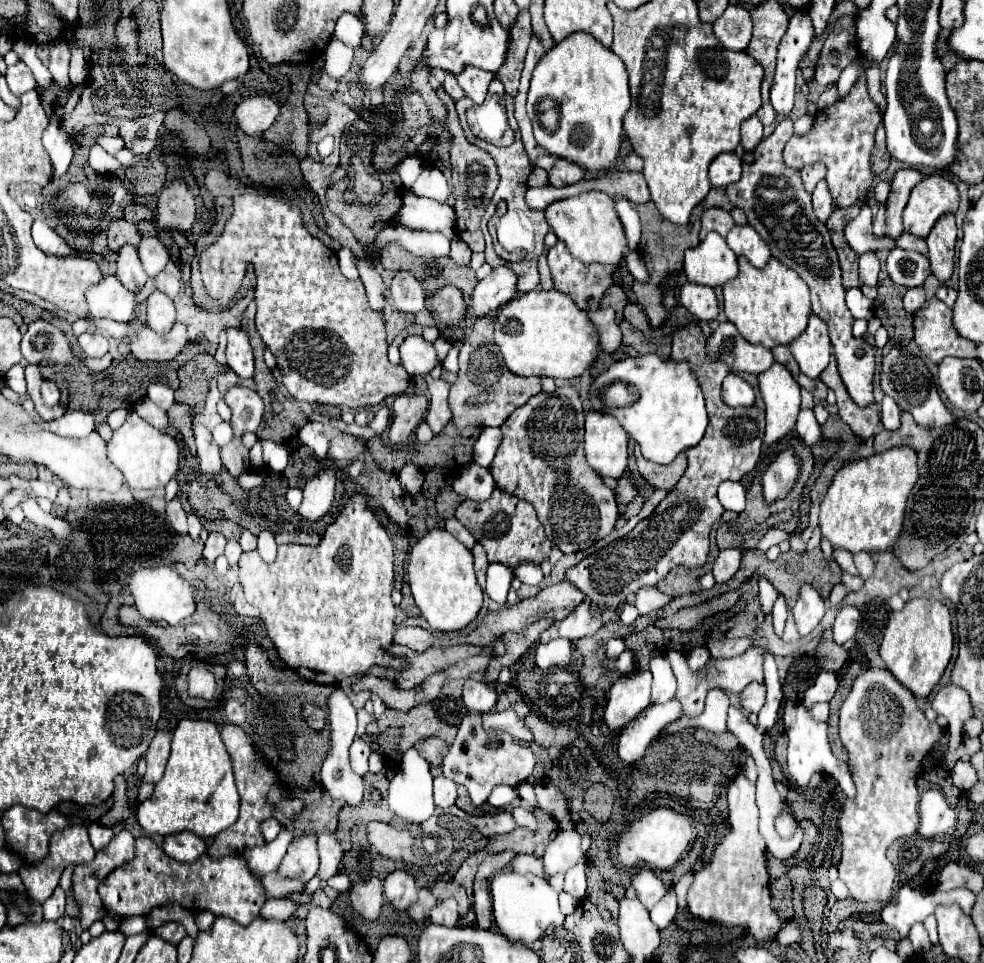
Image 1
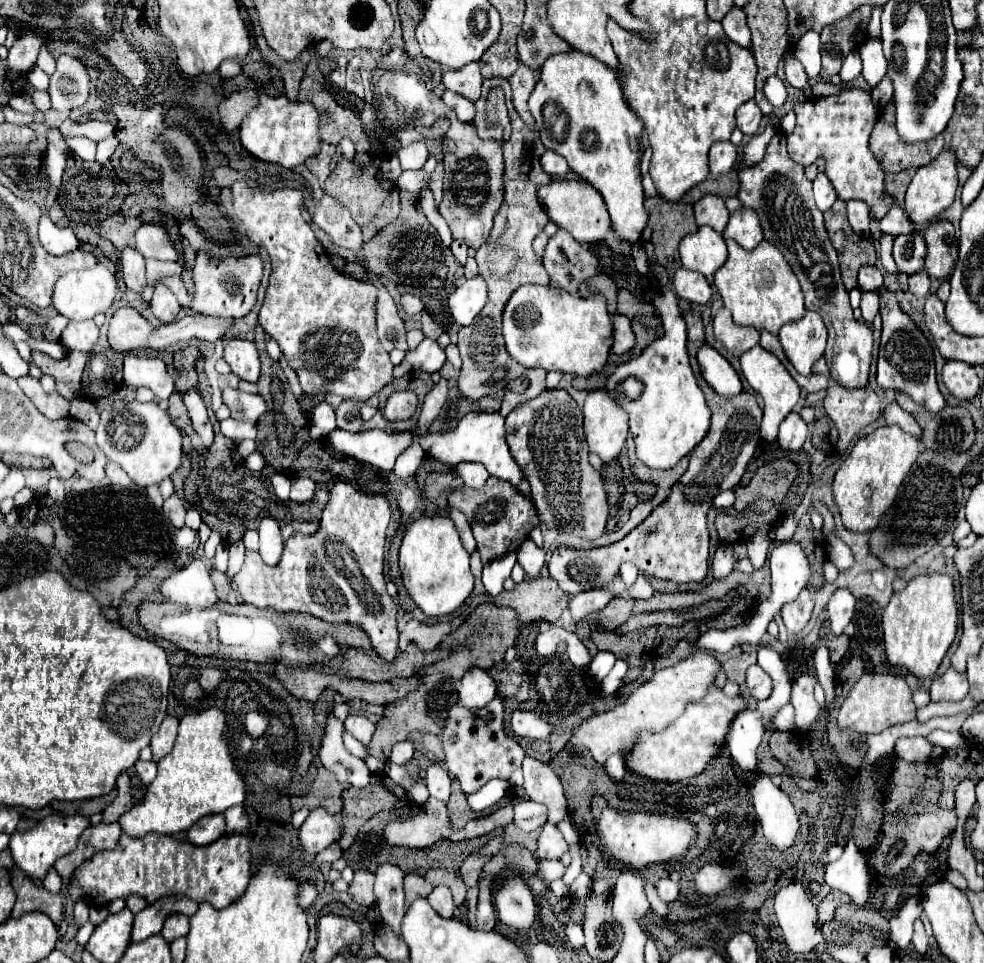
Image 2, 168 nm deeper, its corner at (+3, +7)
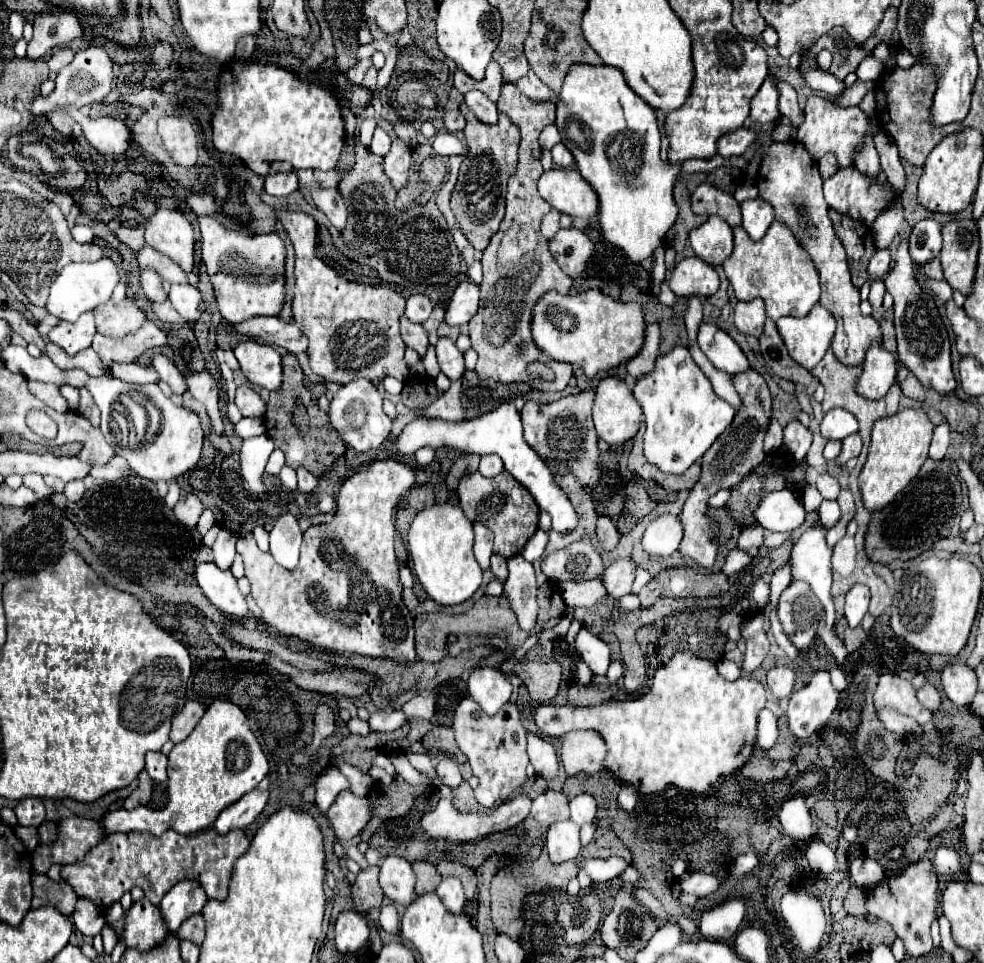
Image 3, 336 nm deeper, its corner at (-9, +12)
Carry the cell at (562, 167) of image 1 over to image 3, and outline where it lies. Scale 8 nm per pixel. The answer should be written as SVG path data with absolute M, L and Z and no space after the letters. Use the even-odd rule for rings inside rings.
M559 142L557 146L553 146L551 154L553 154L553 162L555 162L555 166L559 166L559 168L573 168L573 166L575 166L573 154L571 154L561 142Z

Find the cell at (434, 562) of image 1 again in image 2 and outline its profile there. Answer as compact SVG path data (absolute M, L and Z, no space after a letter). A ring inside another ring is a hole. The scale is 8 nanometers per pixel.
M419 517L407 525L399 549L399 569L407 593L429 617L453 613L473 591L469 553L449 517Z

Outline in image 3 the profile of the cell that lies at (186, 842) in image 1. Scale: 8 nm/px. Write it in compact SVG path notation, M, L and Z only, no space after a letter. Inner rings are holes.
M257 788L247 792L241 800L237 800L237 804L231 804L229 808L225 808L225 812L221 812L221 816L217 816L213 828L217 832L231 832L233 828L247 828L265 808L269 792L259 792Z

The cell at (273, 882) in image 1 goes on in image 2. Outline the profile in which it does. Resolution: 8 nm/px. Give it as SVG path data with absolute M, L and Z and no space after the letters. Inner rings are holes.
M333 843L327 849L317 854L312 862L314 868L319 868L323 863L332 863L343 855L343 850L339 847L338 843Z

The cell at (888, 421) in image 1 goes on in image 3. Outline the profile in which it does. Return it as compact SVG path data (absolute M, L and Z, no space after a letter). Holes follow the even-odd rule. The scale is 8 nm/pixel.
M941 422L933 430L932 440L929 447L929 456L939 460L947 454L949 448L949 424Z

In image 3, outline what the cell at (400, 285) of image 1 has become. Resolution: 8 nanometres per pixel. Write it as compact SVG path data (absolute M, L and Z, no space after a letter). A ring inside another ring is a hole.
M415 294L415 296L409 296L407 298L407 308L405 308L405 316L411 320L411 322L425 322L429 318L433 310L433 304L427 296L423 294Z

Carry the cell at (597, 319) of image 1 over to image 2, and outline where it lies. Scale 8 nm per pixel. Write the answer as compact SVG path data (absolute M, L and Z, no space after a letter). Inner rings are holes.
M613 315L613 325L615 325L615 335L613 335L613 353L623 355L629 353L635 347L635 333L631 329L631 321L623 315Z

